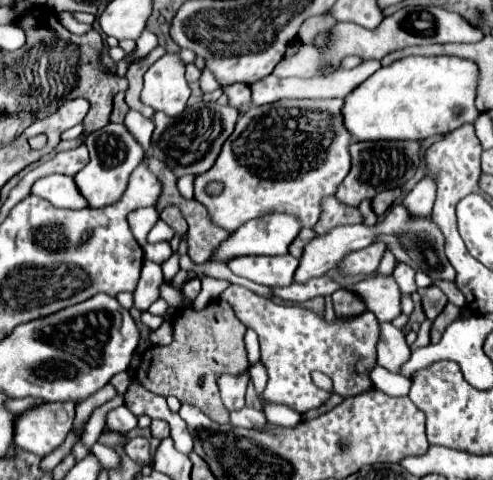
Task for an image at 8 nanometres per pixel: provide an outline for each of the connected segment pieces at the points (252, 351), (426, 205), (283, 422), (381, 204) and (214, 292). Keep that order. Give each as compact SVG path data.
M248 329L244 336L244 343L247 345L247 355L249 355L249 363L253 365L255 361L259 361L259 340L257 333L252 329Z
M421 179L401 203L405 205L413 219L425 219L431 215L433 201L435 201L433 179Z
M267 405L263 407L267 419L273 423L273 425L281 425L281 427L297 427L301 423L301 415L297 411L291 411L289 407L281 407L281 405Z
M385 189L385 191L377 193L375 199L373 199L373 209L375 209L375 213L377 213L377 215L383 215L383 213L399 199L399 195L401 195L401 189Z
M203 277L201 281L203 281L203 289L201 289L201 293L197 295L197 299L193 301L193 309L195 309L195 311L205 309L205 307L213 301L213 297L219 299L221 291L231 285L227 279L213 279L213 277L209 277L209 279Z

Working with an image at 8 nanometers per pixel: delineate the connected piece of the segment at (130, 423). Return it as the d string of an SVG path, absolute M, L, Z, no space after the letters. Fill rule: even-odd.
M121 405L121 407L117 407L117 409L113 409L113 411L107 413L105 427L111 429L111 431L127 433L127 431L131 431L131 429L137 427L137 417L125 405Z

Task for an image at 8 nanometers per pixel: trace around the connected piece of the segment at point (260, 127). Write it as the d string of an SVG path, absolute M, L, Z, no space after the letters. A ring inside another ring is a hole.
M281 99L269 105L251 107L245 115L241 115L233 135L225 141L215 165L207 173L197 175L193 183L195 199L209 211L211 223L223 227L225 231L235 231L249 219L287 213L297 217L301 221L301 227L313 227L313 223L317 223L321 195L335 193L335 189L351 169L351 141L343 127L341 103L343 99ZM209 181L221 181L225 185L223 193L217 197L209 197L205 193L205 185Z

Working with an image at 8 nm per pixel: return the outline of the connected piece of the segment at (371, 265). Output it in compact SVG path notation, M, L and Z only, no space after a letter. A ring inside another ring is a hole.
M373 243L365 249L345 255L335 269L343 275L371 275L375 273L383 251L385 251L385 243Z

